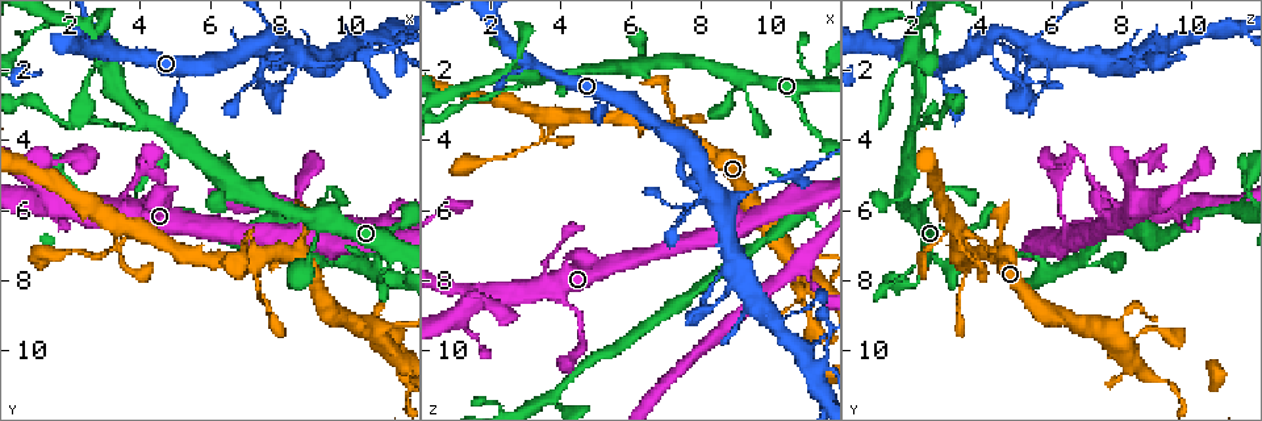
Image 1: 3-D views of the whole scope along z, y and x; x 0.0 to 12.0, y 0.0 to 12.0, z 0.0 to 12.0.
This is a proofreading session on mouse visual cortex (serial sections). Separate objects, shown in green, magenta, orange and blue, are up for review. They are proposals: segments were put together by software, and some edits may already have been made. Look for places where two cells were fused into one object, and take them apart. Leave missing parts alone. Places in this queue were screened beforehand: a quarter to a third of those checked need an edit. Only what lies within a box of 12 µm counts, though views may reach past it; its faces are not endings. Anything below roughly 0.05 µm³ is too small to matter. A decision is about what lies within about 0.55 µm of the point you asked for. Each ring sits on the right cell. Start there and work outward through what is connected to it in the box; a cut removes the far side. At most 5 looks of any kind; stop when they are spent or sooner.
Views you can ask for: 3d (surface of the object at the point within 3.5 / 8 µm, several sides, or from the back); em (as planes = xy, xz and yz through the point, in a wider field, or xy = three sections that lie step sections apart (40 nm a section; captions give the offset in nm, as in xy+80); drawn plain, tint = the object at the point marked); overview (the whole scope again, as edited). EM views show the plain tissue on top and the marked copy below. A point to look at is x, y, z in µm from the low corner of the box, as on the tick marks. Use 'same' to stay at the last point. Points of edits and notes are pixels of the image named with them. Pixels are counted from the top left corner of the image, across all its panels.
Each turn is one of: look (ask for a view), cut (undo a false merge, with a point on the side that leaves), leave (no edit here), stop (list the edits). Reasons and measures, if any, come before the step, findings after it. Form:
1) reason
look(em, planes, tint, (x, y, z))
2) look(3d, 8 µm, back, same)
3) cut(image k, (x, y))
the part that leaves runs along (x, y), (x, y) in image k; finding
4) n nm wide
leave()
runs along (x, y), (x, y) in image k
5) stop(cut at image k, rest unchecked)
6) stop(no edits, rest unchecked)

abrupt turn
look(3d, 3.5 µm, (8.2, 1.6, 5.8))

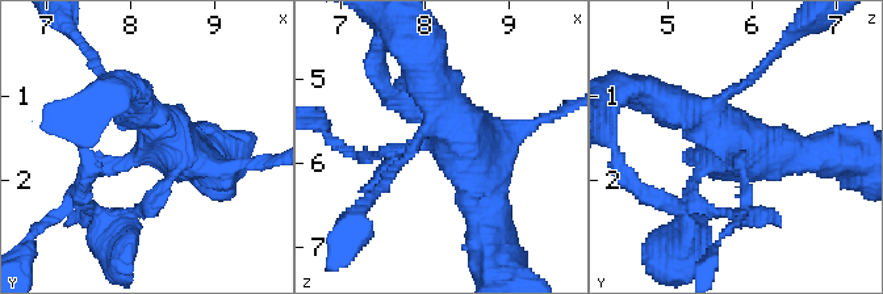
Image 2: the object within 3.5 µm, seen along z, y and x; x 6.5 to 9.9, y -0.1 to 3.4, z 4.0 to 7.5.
now the EM
look(em, xy, step 1, tint, (8.15, 1.65, 5.75))

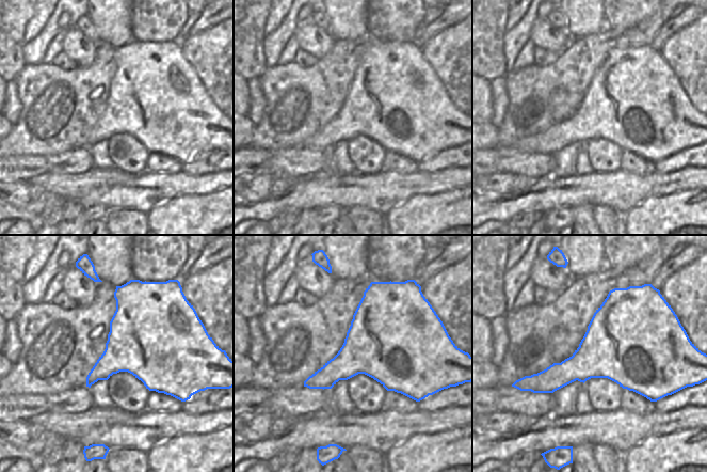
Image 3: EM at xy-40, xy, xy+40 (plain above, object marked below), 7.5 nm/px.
leave()
runs along (427, 67), (480, 168), (484, 209) in image 2; one cell here

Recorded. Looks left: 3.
side arm on a straight run
look(3d, 3.5 µm, (10.4, 1.6, 5.2))

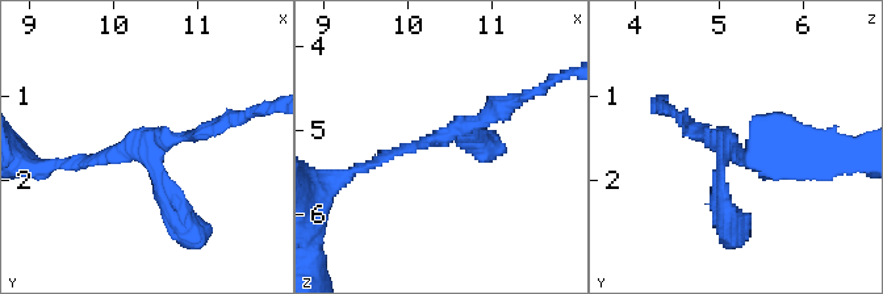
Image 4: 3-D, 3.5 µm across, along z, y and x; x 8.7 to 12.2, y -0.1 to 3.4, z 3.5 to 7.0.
now the EM
look(em, planes, tint, (10.40, 1.60, 5.10))

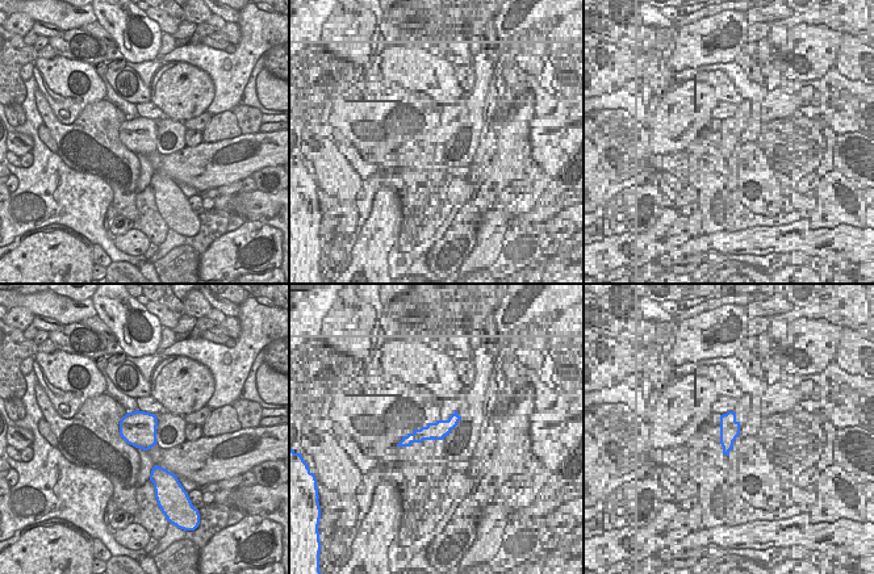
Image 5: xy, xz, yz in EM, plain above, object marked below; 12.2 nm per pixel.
arms of 150, 200, 250 nm
leave()
all the same cell

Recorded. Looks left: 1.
stop(no edits, rest unchecked)

